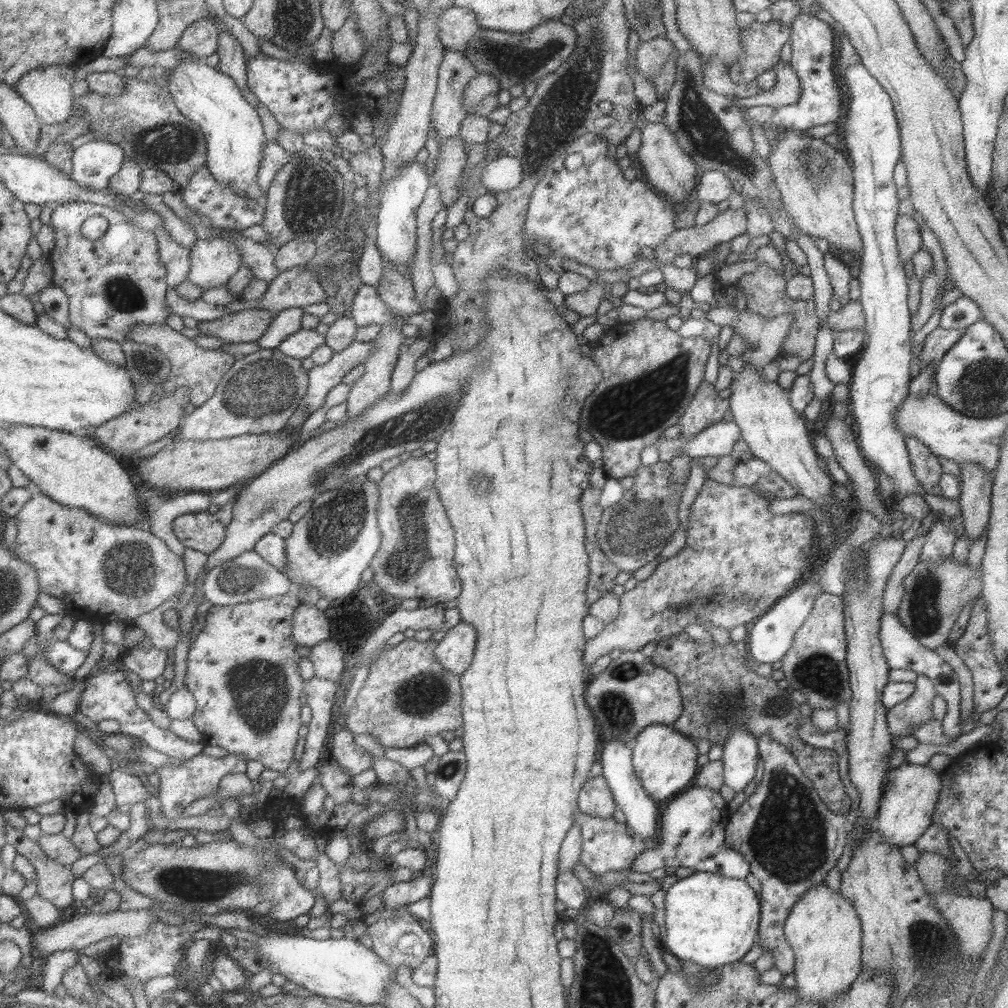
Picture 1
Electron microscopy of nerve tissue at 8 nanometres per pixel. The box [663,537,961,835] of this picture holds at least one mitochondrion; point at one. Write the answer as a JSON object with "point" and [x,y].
{"point":[927,615]}

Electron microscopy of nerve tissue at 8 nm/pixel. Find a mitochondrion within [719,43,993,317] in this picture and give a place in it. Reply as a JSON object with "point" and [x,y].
{"point":[828,175]}

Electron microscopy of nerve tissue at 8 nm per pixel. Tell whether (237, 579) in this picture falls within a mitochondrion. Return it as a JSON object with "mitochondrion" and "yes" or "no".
{"mitochondrion":"yes"}

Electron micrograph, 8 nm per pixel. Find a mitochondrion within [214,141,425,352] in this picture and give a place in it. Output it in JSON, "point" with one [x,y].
{"point":[298,198]}

